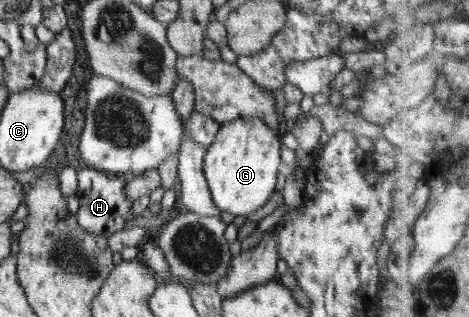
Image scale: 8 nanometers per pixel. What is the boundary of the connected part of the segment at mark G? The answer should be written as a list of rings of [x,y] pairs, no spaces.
[[[241,117],[232,122],[221,124],[216,138],[206,148],[204,155],[204,176],[211,193],[211,197],[220,211],[227,211],[231,215],[247,216],[263,207],[267,201],[275,196],[277,173],[281,167],[281,137],[276,130],[272,130],[258,117]]]

